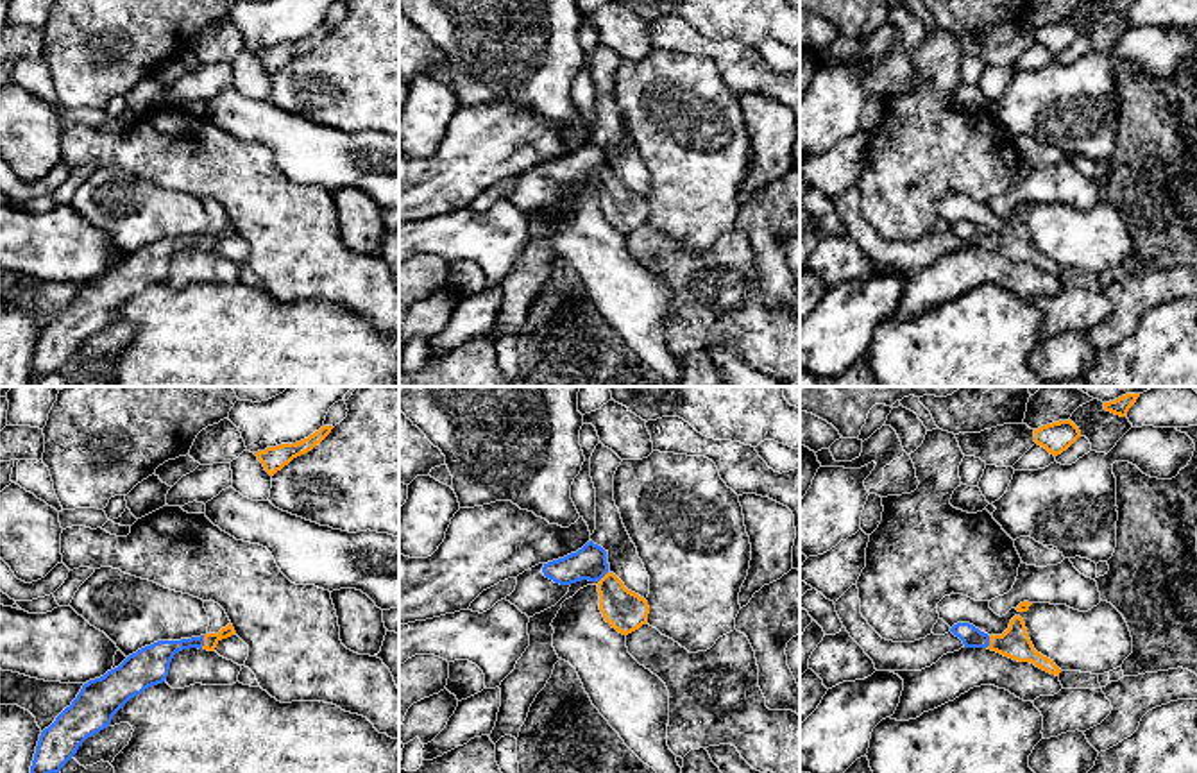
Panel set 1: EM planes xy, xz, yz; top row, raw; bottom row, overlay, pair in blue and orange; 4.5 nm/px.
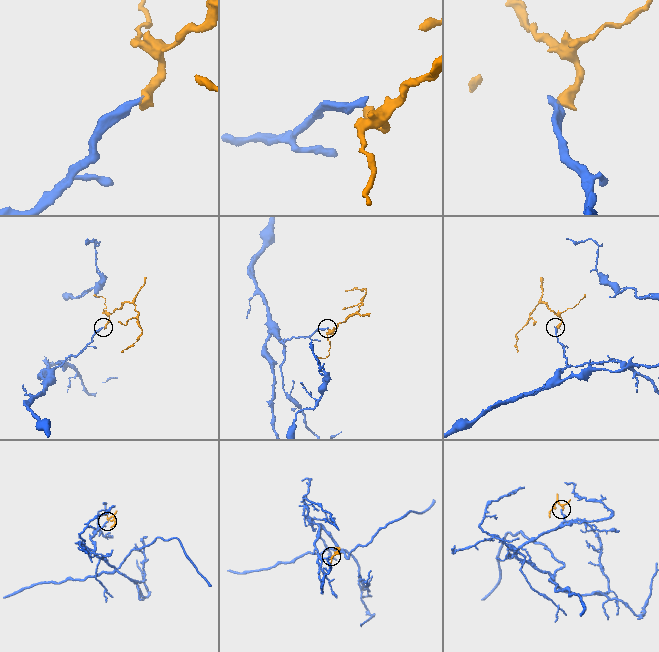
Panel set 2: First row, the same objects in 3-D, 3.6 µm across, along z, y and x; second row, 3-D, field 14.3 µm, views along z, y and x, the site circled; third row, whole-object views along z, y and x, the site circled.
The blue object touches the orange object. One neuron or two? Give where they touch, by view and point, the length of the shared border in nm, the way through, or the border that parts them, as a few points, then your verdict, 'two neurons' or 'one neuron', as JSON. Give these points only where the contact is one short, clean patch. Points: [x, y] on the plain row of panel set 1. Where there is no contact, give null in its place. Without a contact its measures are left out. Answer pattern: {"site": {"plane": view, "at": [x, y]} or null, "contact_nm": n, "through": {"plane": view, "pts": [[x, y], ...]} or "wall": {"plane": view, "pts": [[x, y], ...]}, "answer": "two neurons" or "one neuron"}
{"site": {"plane": "xy", "at": [203, 242]}, "contact_nm": 70, "through": {"plane": "xy", "pts": [[151, 262], [172, 246], [203, 242], [210, 238]]}, "answer": "one neuron"}

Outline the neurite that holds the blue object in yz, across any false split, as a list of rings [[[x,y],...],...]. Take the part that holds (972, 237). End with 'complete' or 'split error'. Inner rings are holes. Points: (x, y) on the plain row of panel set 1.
[[[1020,215],[1011,218],[1009,227],[1002,234],[988,234],[970,222],[957,222],[950,231],[963,240],[964,247],[988,247],[1013,259],[1031,261],[1050,274],[1059,276],[1061,272],[1054,259],[1034,249]]]; split error

